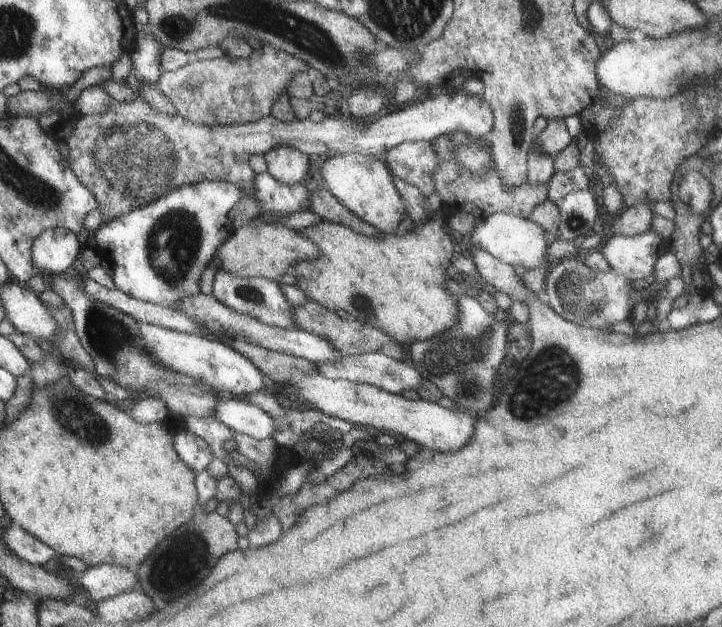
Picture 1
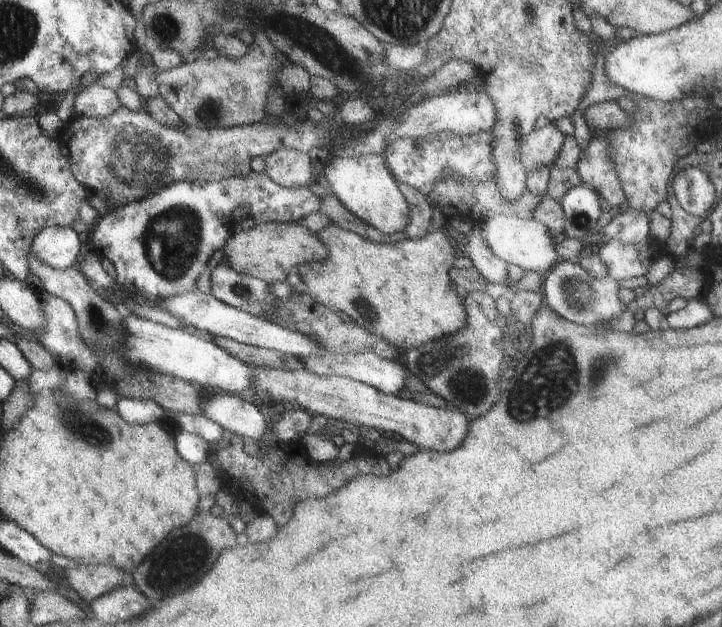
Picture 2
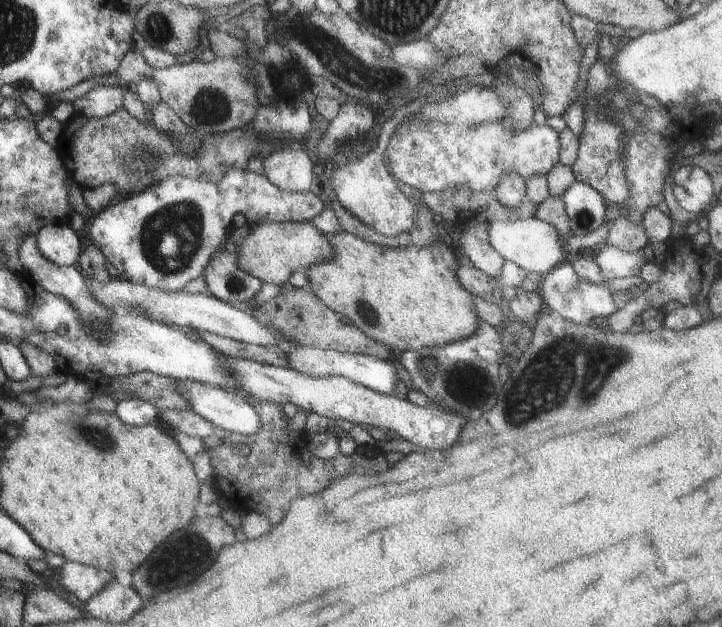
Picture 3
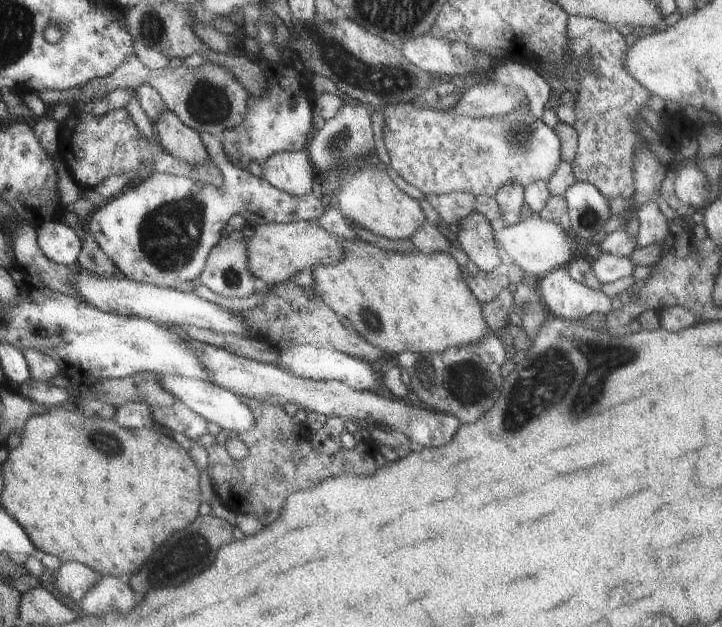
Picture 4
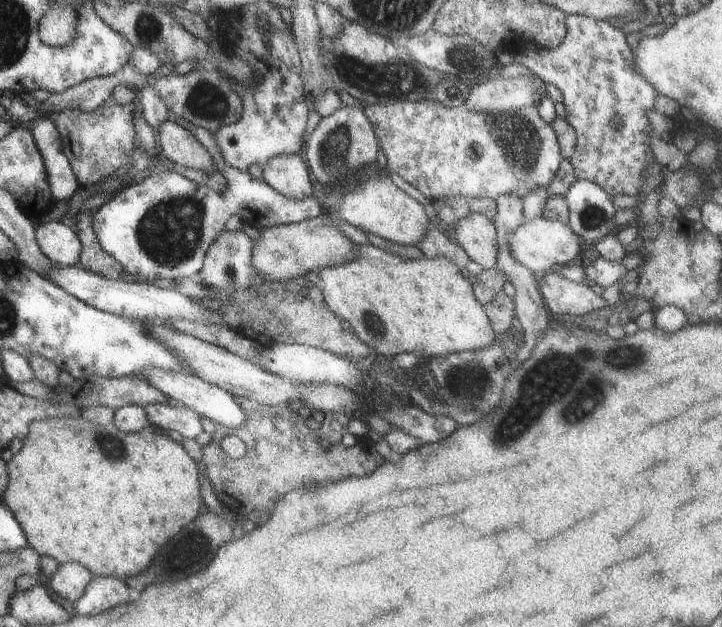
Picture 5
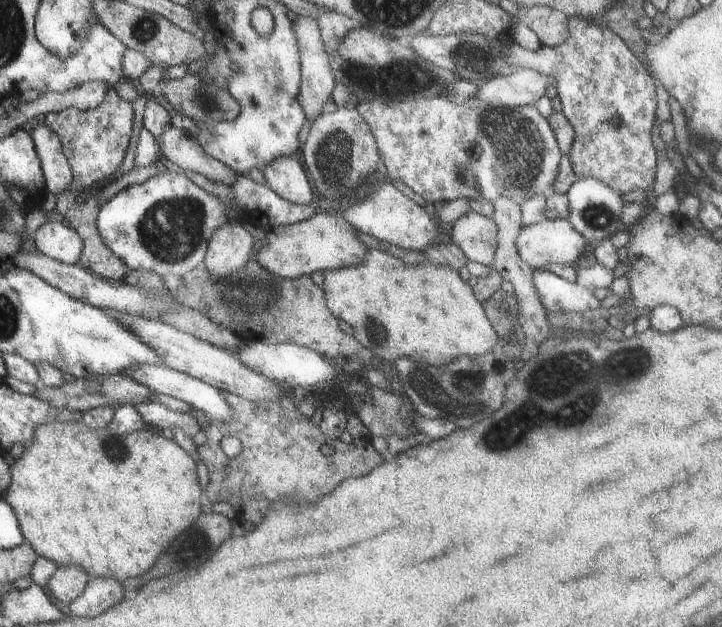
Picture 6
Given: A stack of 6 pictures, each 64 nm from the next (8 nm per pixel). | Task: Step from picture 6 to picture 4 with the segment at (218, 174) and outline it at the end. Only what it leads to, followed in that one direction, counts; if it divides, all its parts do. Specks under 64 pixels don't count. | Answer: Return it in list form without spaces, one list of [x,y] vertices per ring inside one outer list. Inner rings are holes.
[[[165,110],[161,118],[155,122],[155,130],[167,152],[195,166],[203,166],[211,152],[203,140],[203,134],[191,126],[187,126],[173,110]]]

